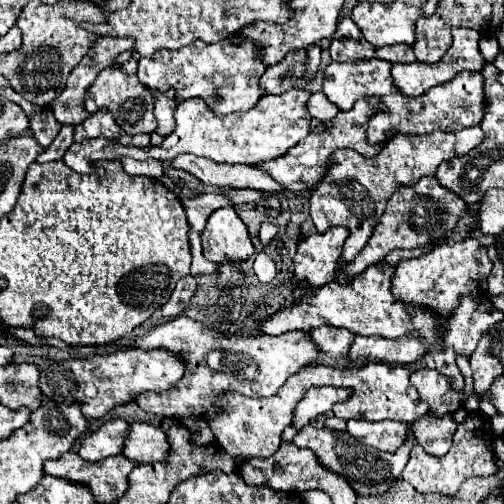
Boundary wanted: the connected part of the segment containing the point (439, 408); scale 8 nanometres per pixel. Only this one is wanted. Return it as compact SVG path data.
M421 368L411 374L411 384L417 388L419 398L429 404L429 416L441 418L455 412L463 404L463 394L449 388L449 378L433 368Z

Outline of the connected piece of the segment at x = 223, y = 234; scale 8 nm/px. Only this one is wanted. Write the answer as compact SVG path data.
M233 206L219 208L207 218L201 240L203 256L215 264L225 260L243 262L253 256L251 234Z

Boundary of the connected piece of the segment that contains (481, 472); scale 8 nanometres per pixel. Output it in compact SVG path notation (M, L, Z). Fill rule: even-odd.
M477 412L469 414L465 422L459 424L453 446L445 456L427 454L423 448L413 446L413 454L409 464L403 470L403 480L407 480L417 492L439 492L445 496L455 496L459 486L471 476L491 476L497 472L497 456L493 450L493 430L491 418Z

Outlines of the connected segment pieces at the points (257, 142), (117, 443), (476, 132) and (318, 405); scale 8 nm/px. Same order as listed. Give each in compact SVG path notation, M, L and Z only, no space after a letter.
M289 90L279 96L261 96L259 102L247 110L247 112L231 112L231 114L213 114L209 106L201 98L193 100L183 100L179 102L175 110L175 120L177 126L175 130L165 136L163 144L159 146L123 146L115 140L109 138L95 138L95 140L85 140L81 144L75 144L75 148L81 150L85 158L91 162L97 160L117 160L123 156L131 156L135 160L145 160L145 158L155 158L155 160L169 160L175 158L177 154L195 154L203 158L211 158L213 162L219 164L259 164L265 160L273 160L291 146L295 146L299 140L303 140L309 134L309 124L311 124L311 114L307 110L307 100L311 92L309 90Z
M111 420L81 440L79 454L89 462L101 462L109 456L117 456L125 448L127 434L129 424L125 420Z
M479 126L465 128L461 132L450 133L437 130L423 136L397 136L391 138L375 158L367 158L351 148L337 148L329 156L329 166L325 176L309 190L309 214L317 230L327 230L329 226L347 226L349 238L345 250L337 260L335 282L341 286L349 284L349 276L341 272L341 264L349 264L357 252L369 242L373 228L385 212L387 200L393 196L397 186L417 182L421 176L435 176L441 162L463 156L473 150L483 140L483 130Z
M309 388L305 398L297 404L297 410L295 410L295 416L293 416L293 426L297 430L301 430L313 418L317 418L319 414L331 412L333 404L345 402L349 396L351 396L349 388L331 388L331 390Z

